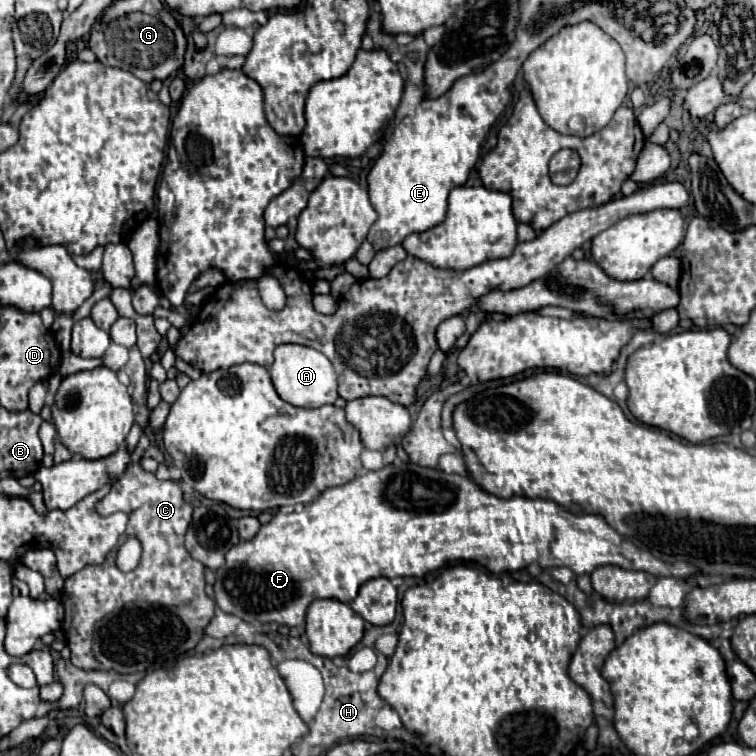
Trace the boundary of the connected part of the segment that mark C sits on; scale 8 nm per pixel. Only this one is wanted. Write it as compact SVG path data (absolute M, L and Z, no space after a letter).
M137 462L129 464L129 470L119 478L111 492L97 502L99 514L125 512L129 516L127 530L121 536L121 542L127 536L137 536L143 544L143 556L135 570L121 572L115 566L117 548L111 550L105 562L97 566L81 568L73 578L65 580L65 620L63 632L67 636L67 646L71 650L71 662L83 670L101 670L91 650L91 638L95 624L109 612L121 608L127 602L149 602L163 606L189 604L201 614L215 614L215 602L205 594L205 568L201 562L193 560L185 550L185 530L193 518L193 506L183 498L181 484L175 480L157 480L153 472L145 472Z

